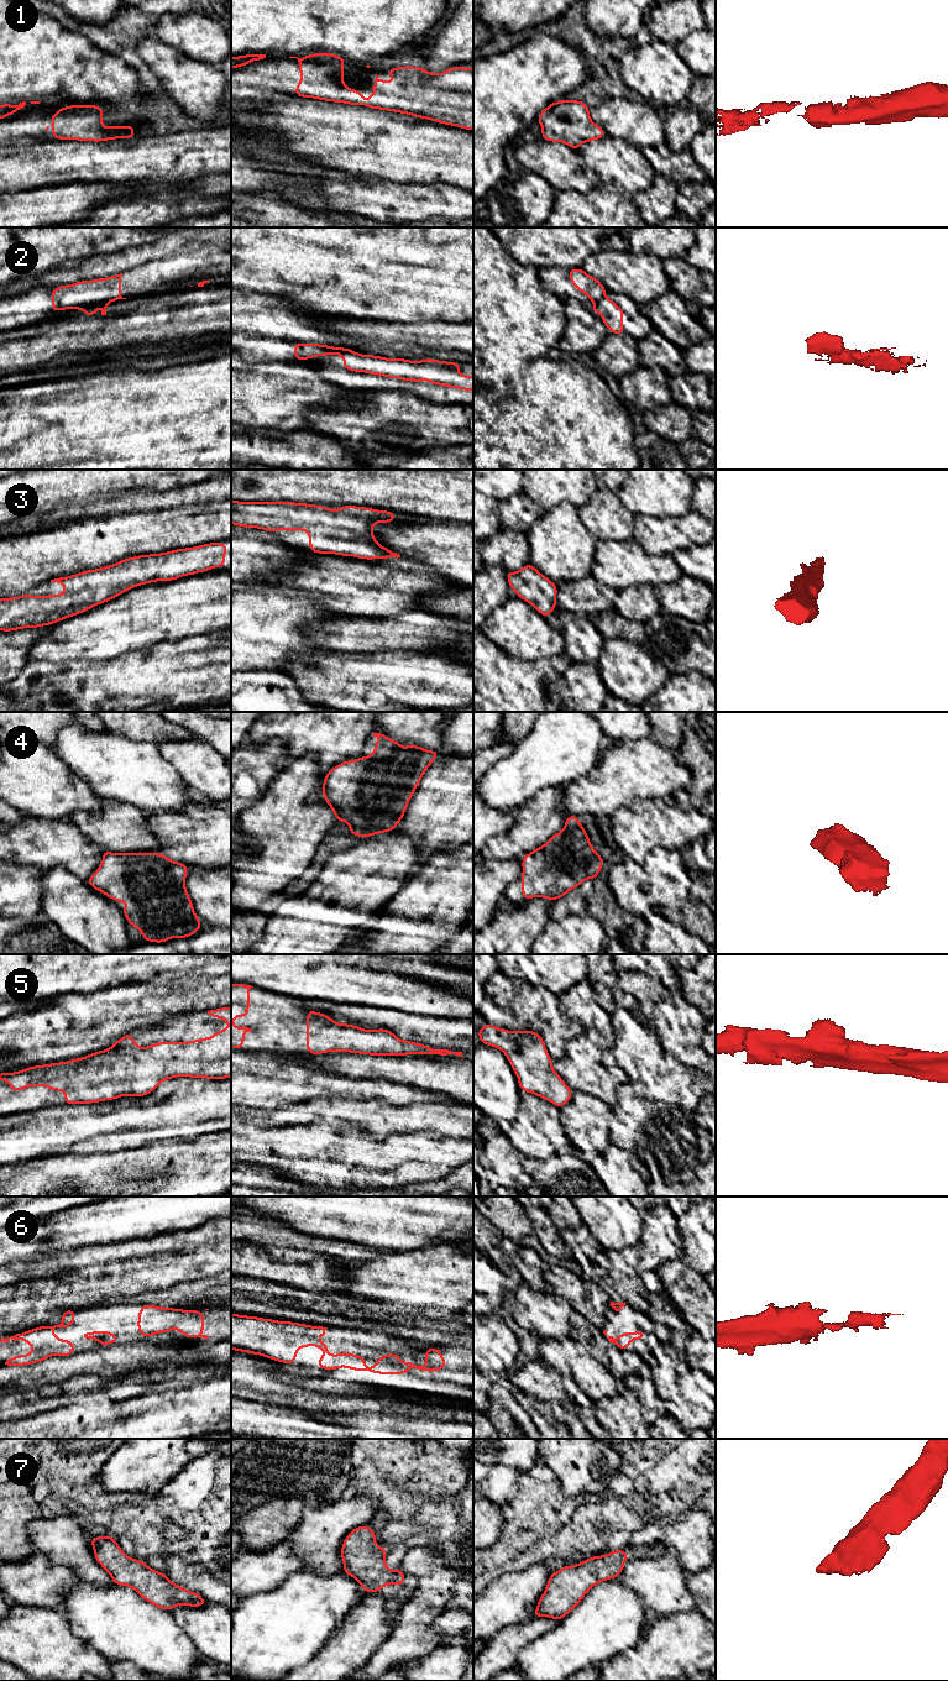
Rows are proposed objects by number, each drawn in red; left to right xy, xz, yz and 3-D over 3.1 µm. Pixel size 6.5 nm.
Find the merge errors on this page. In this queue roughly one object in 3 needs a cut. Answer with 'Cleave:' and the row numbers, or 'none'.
Cleave: 2

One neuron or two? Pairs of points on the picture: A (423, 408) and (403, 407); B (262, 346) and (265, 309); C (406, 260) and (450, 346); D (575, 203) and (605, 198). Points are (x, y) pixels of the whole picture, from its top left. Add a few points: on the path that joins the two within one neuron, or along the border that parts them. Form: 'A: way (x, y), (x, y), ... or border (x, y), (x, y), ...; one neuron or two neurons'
A: way (418, 408), (408, 407); one neuron
B: way (265, 338), (265, 318); one neuron
C: border (408, 321), (460, 323); two neurons
D: way (582, 203), (597, 203); one neuron

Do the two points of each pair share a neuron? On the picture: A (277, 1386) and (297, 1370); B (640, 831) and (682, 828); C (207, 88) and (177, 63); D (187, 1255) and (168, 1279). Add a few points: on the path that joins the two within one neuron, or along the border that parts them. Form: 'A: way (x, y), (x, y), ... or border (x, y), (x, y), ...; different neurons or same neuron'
A: border (293, 1375), (300, 1375), (308, 1381); different neurons
B: way (650, 828), (672, 828); same neuron
C: way (199, 85), (184, 71); same neuron
D: border (210, 1263), (172, 1265); different neurons

